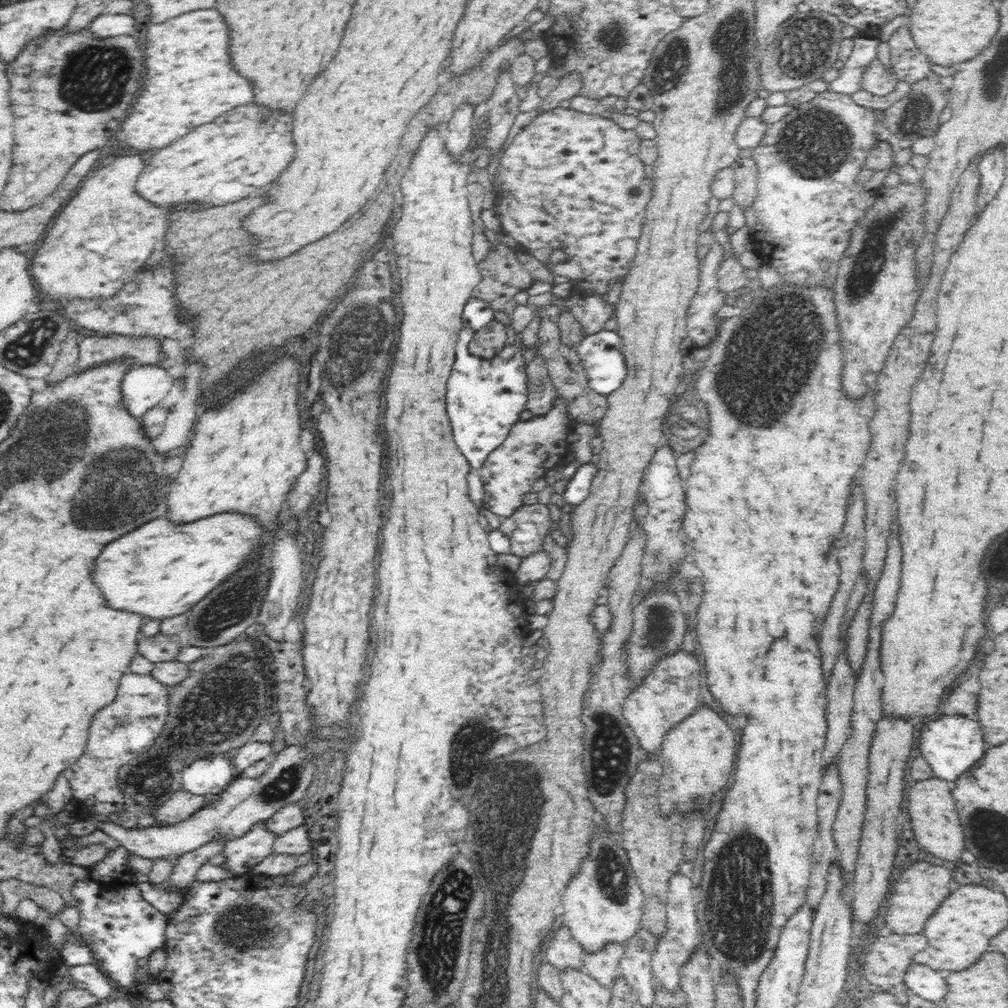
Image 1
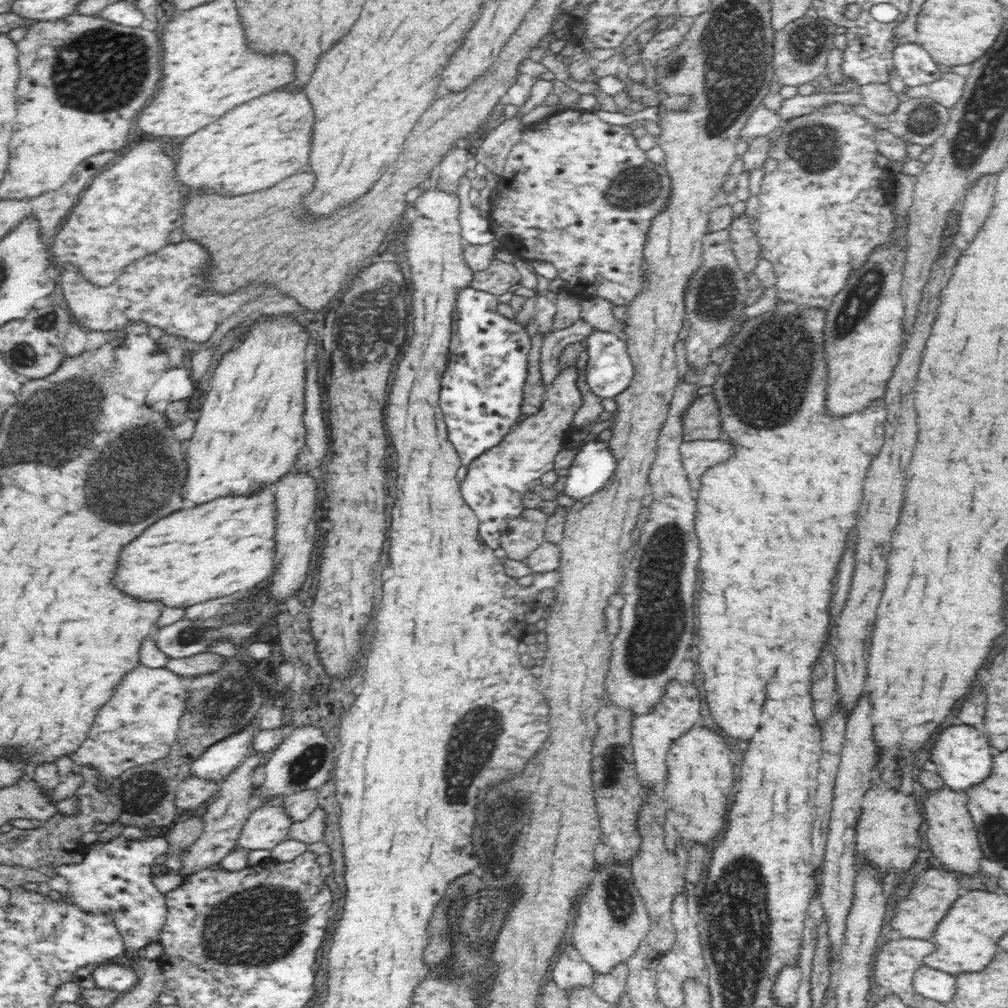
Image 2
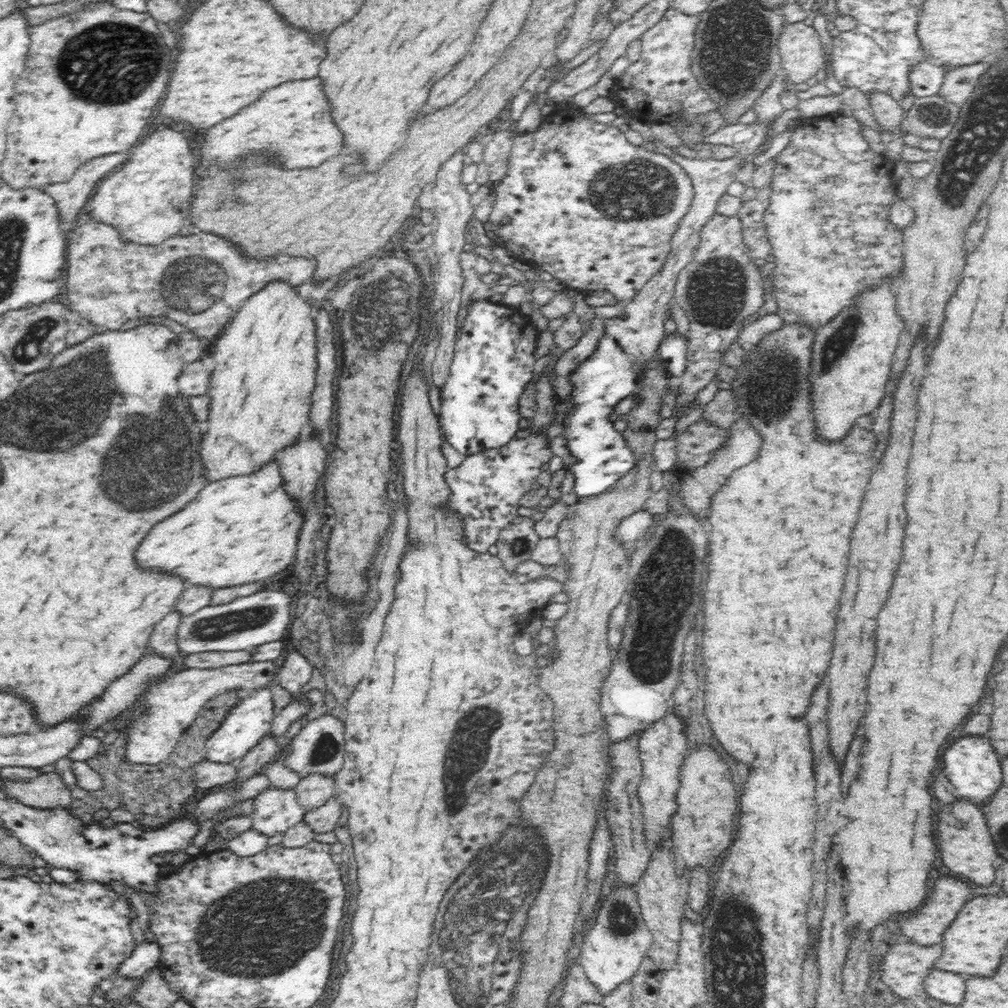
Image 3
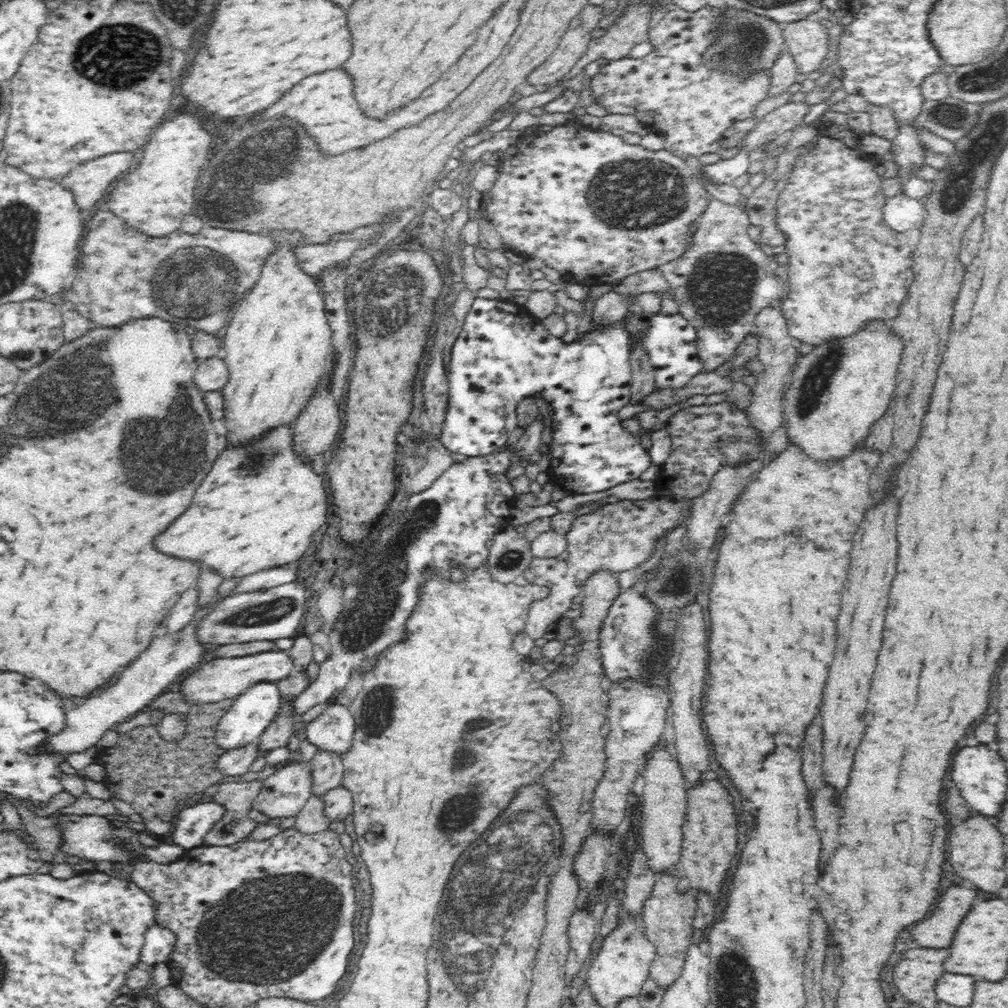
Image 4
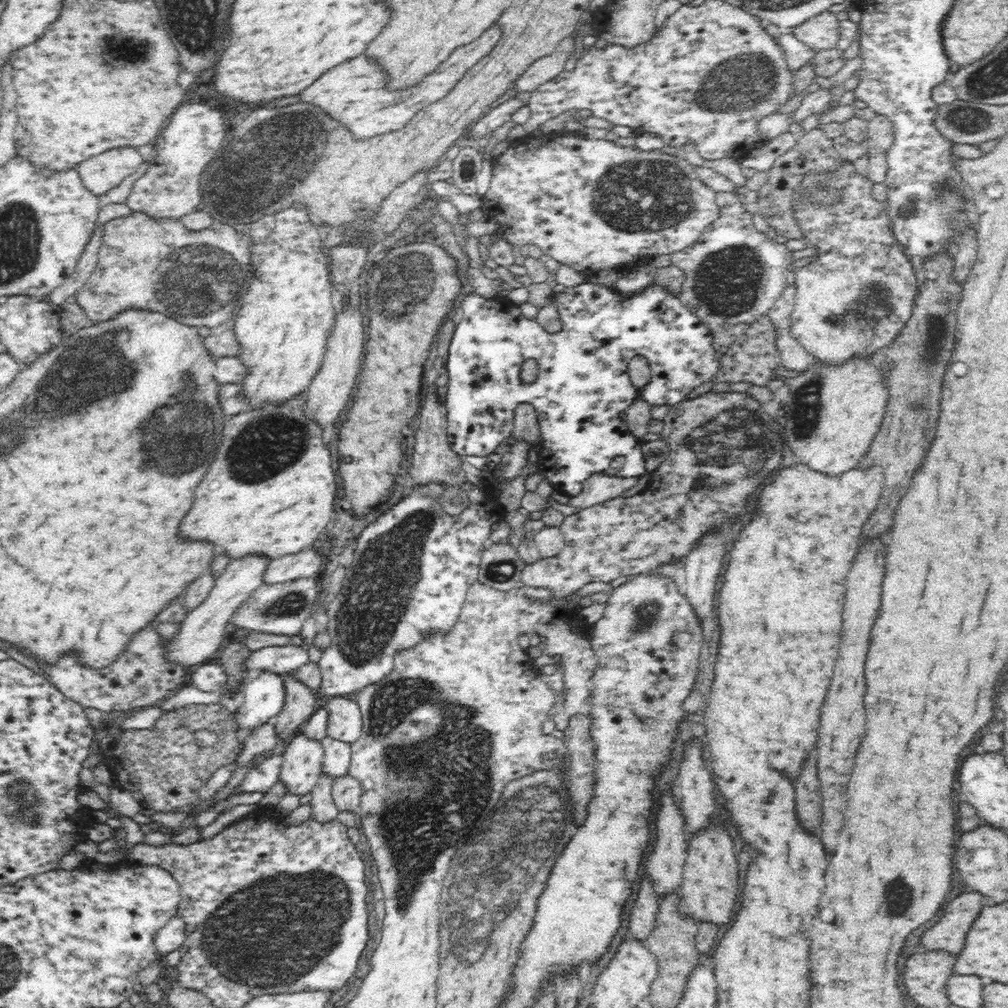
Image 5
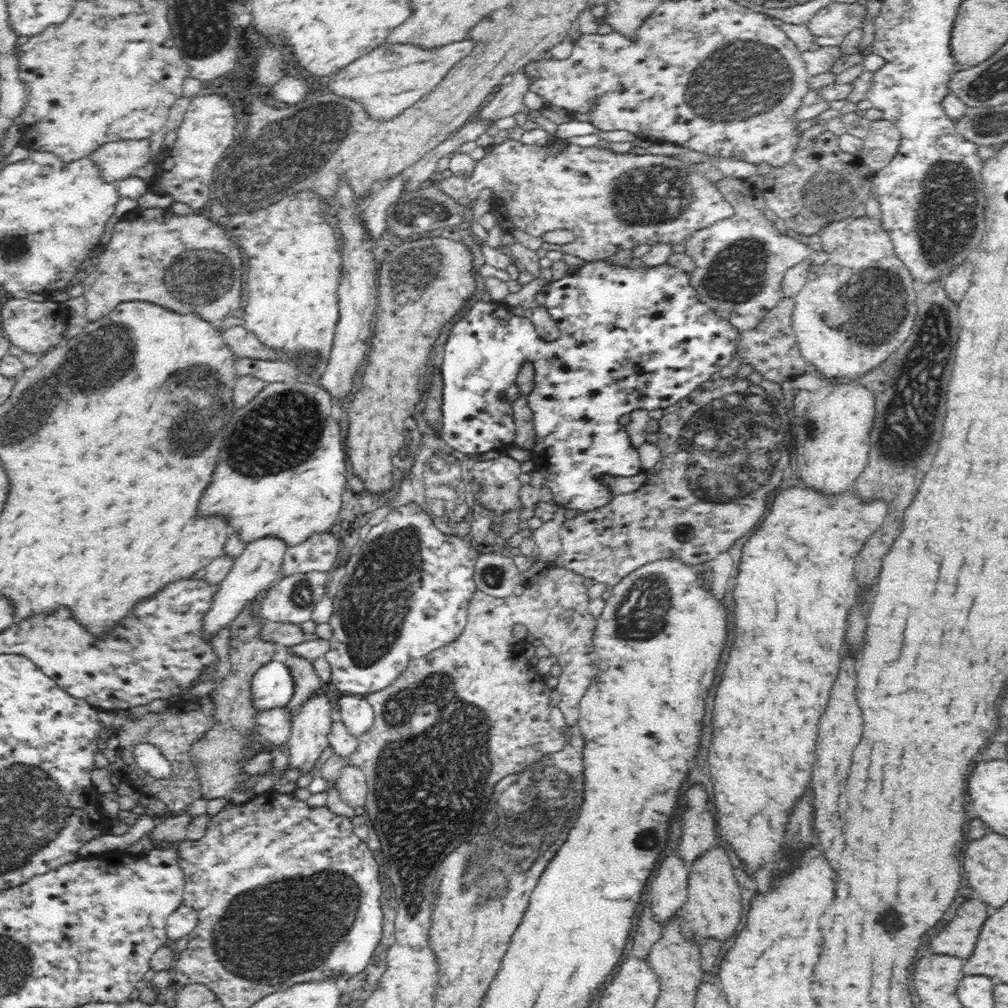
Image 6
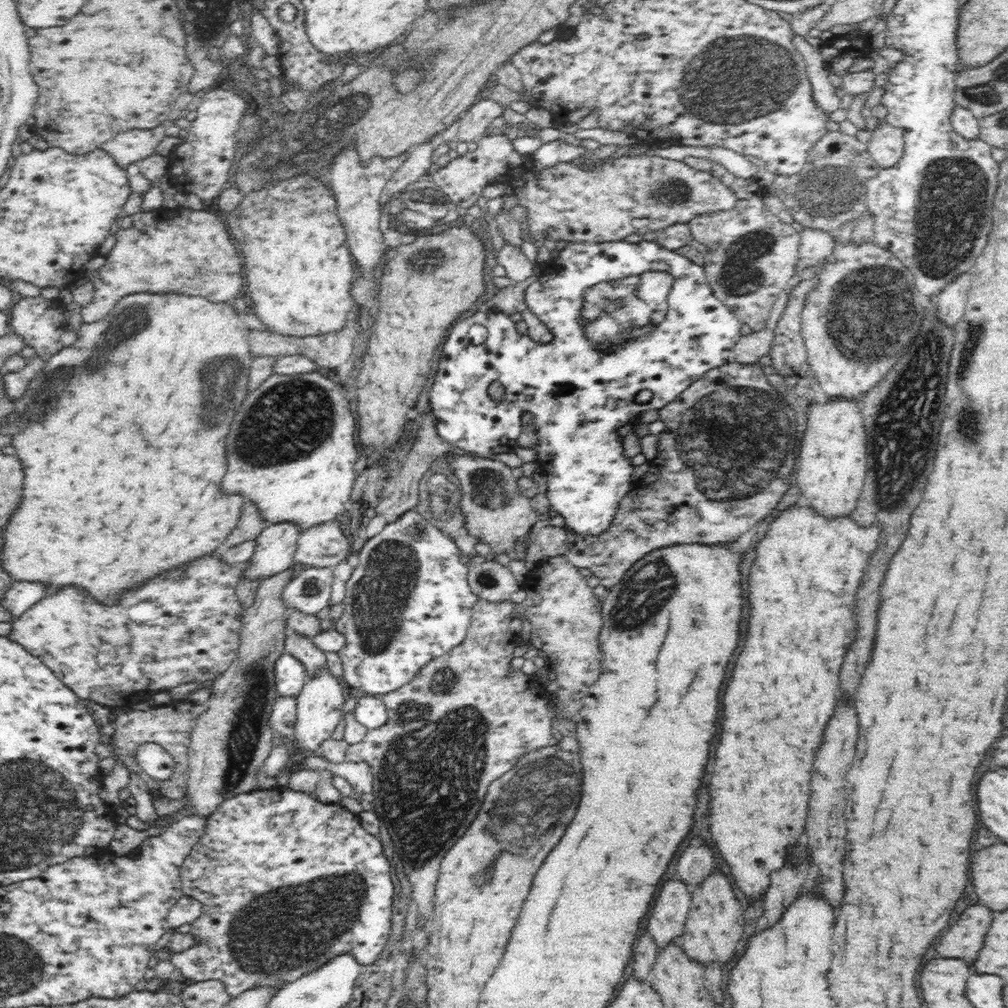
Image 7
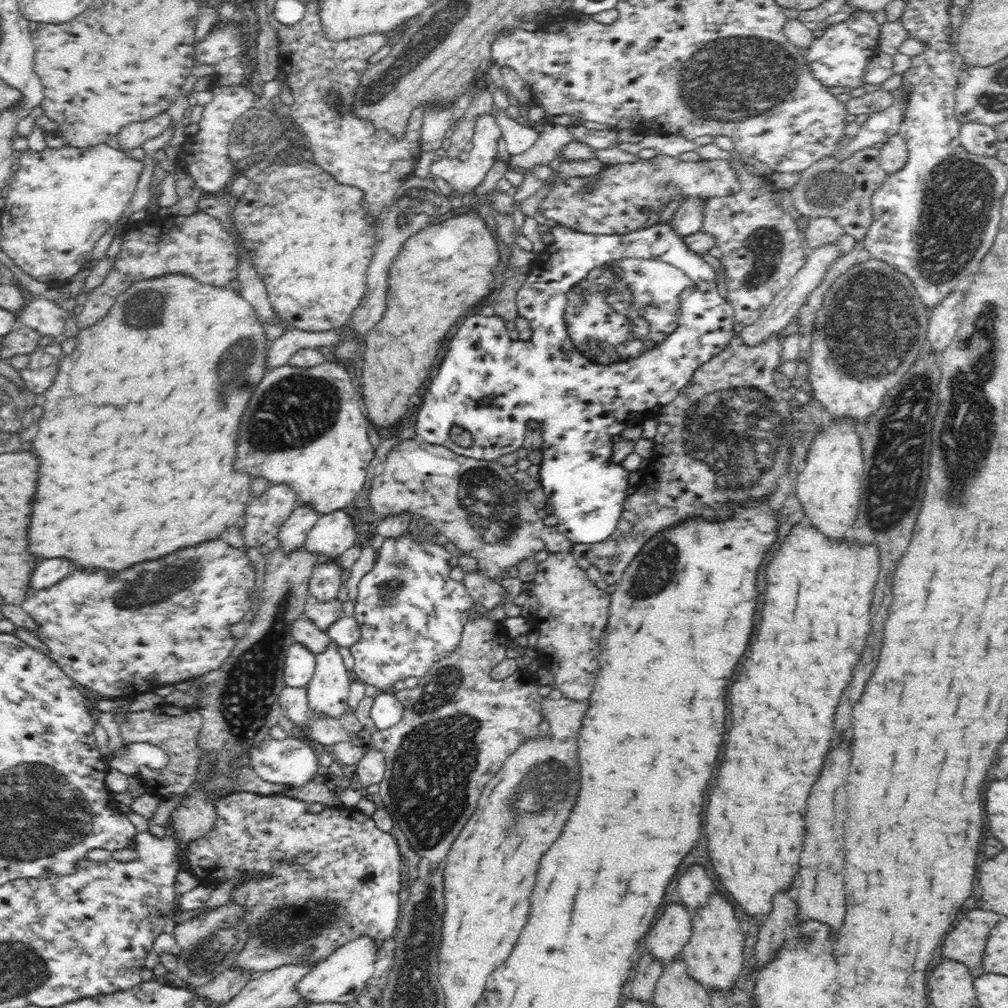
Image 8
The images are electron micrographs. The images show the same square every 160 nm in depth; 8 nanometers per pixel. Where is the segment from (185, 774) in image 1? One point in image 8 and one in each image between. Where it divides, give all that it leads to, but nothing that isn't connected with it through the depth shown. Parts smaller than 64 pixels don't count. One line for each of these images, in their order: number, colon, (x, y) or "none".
2: (219, 760)
3: (249, 722)
4: (251, 713)
5: (264, 692)
6: (272, 686)
7: (289, 675)
8: (299, 665)

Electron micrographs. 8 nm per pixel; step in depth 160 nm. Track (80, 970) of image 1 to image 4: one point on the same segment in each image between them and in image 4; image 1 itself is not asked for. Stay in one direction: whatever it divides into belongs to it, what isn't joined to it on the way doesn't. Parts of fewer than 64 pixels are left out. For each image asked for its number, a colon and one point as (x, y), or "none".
2: (116, 976)
3: (147, 955)
4: (159, 942)

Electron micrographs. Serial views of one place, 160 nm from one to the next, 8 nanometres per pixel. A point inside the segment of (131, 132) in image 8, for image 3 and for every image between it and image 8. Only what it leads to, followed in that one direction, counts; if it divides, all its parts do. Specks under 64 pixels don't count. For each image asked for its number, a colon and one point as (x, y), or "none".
3: (69, 197)
4: (88, 181)
5: (99, 174)
6: (117, 160)
7: (129, 147)

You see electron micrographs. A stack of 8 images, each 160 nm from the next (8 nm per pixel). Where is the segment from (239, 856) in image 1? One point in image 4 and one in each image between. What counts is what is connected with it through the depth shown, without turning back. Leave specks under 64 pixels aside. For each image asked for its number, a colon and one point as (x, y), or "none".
2: (267, 825)
3: (273, 811)
4: (284, 793)

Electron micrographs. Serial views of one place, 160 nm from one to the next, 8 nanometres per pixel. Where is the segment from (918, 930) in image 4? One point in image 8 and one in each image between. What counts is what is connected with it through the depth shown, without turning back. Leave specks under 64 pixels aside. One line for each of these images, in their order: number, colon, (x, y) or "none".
5: (948, 933)
6: (958, 937)
7: (964, 938)
8: (965, 943)

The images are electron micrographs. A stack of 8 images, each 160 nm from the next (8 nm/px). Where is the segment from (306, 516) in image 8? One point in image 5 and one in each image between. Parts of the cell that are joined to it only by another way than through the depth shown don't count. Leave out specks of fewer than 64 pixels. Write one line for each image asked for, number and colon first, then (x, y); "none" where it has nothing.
5: (200, 634)
6: (258, 567)
7: (274, 548)

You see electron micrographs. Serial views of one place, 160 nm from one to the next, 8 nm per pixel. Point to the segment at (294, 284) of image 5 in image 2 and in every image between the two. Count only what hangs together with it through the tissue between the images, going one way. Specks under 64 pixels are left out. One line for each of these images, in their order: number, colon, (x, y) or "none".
2: (249, 431)
3: (260, 391)
4: (277, 344)

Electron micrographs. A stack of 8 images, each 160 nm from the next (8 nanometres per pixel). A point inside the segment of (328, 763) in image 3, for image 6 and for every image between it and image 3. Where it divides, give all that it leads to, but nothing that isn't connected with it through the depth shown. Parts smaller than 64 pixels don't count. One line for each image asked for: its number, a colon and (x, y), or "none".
4: (333, 730)
5: (345, 722)
6: (357, 715)

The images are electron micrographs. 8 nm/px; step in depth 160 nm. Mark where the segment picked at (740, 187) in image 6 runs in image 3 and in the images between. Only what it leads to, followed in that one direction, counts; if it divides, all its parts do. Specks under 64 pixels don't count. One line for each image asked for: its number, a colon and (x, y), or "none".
3: (720, 287)
4: (721, 282)
5: (732, 274)

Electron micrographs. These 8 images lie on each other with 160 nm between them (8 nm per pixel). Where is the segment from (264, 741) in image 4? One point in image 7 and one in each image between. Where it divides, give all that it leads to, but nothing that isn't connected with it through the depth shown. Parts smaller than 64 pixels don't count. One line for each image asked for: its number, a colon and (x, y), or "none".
5: (301, 702)
6: (306, 681)
7: (312, 658)

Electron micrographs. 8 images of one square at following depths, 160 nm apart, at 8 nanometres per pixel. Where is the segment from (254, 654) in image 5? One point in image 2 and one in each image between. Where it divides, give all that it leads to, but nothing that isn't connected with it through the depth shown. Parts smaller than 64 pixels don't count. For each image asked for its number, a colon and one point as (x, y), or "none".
2: (138, 725)
3: (168, 705)
4: (224, 678)

